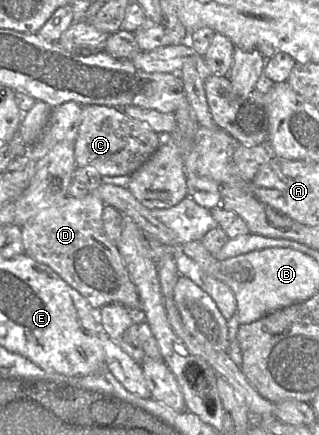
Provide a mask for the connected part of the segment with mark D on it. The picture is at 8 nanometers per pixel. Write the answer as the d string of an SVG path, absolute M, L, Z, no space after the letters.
M77 166L73 179L91 185L92 191L83 197L67 195L30 218L20 227L22 252L51 267L85 297L94 309L110 303L119 303L129 309L141 309L137 287L117 244L108 238L103 227L105 203L95 194L96 188L102 183L100 173L92 166Z

